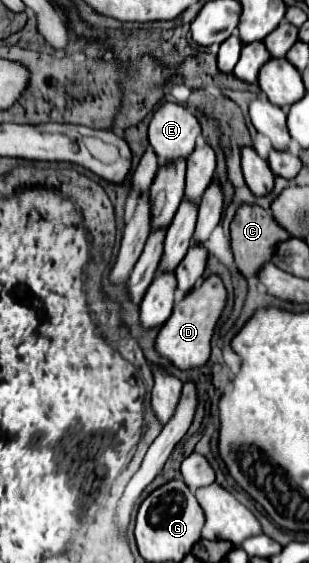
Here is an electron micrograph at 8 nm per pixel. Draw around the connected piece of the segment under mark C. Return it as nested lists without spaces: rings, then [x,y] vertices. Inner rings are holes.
[[[241,205],[231,221],[231,247],[233,247],[233,255],[235,255],[235,263],[239,267],[239,271],[249,279],[253,277],[259,267],[263,263],[267,263],[271,259],[271,249],[275,243],[289,239],[291,235],[273,219],[273,215],[269,211],[265,211],[263,207],[257,205]]]

